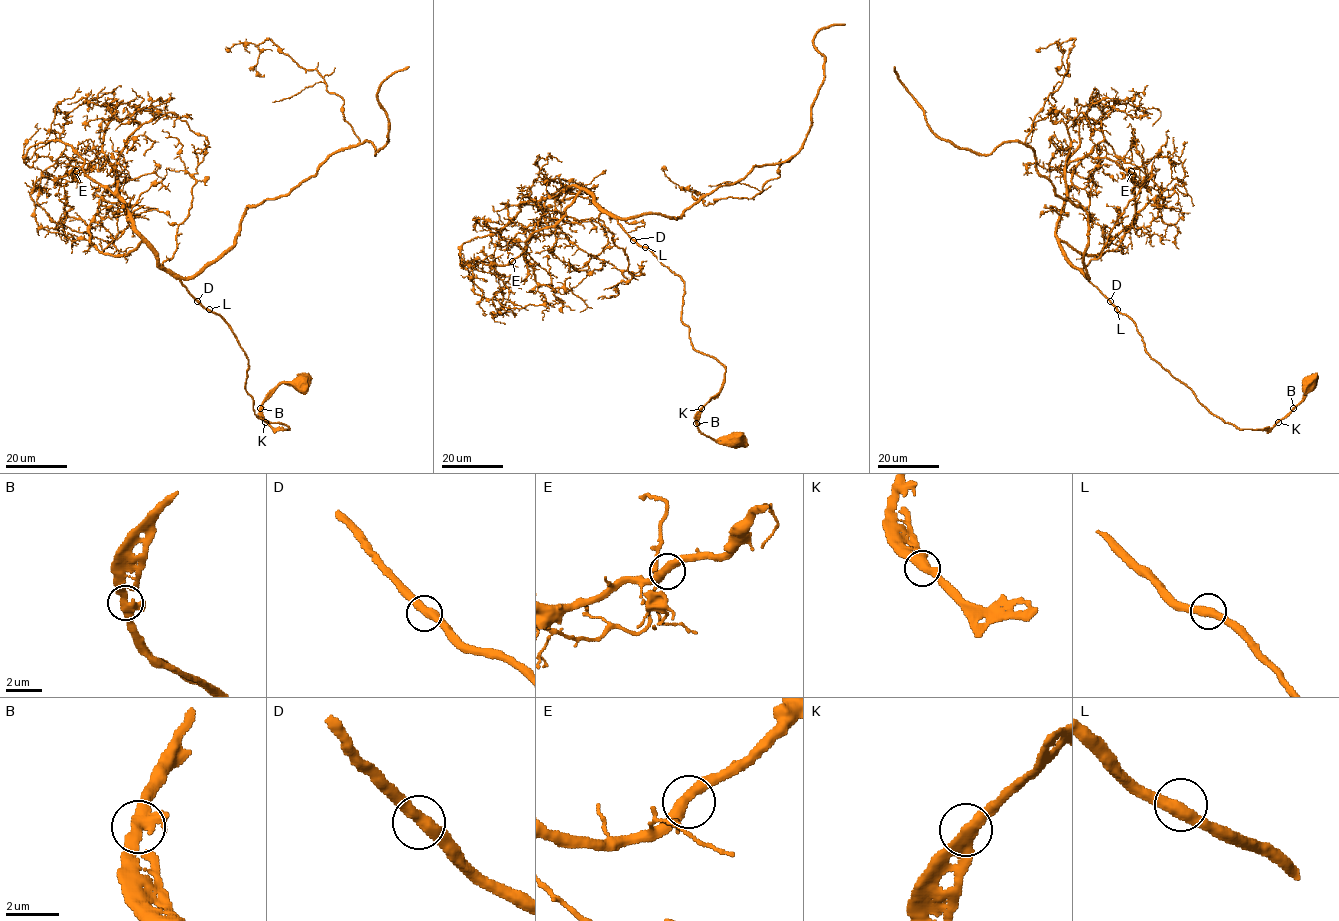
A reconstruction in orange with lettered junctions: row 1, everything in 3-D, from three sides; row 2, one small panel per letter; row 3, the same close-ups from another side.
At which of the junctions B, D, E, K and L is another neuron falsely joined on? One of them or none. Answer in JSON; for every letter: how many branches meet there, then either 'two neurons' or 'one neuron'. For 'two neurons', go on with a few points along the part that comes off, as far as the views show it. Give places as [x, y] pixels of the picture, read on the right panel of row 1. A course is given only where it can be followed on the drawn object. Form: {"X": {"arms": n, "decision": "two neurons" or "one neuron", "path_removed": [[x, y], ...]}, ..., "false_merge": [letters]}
{"B": {"arms": 2, "decision": "one neuron"}, "D": {"arms": 2, "decision": "one neuron"}, "E": {"arms": 2, "decision": "one neuron"}, "K": {"arms": 2, "decision": "one neuron"}, "L": {"arms": 2, "decision": "one neuron"}, "false_merge": []}

